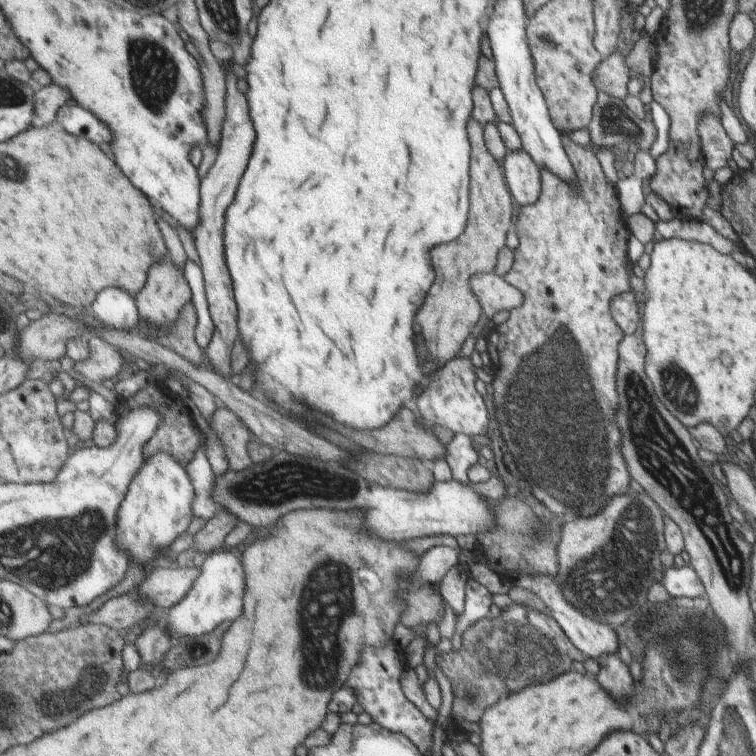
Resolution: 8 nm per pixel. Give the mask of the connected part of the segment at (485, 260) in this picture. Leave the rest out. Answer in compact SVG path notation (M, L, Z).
M467 120L467 136L471 144L469 158L469 216L467 216L467 232L459 236L459 240L439 244L435 248L435 272L439 272L439 280L435 280L435 288L431 288L431 296L427 296L427 304L423 304L423 312L419 312L421 334L425 336L427 352L437 360L454 358L461 348L463 340L479 320L481 308L473 294L469 292L467 280L475 272L485 272L483 268L493 268L499 249L505 244L505 232L511 222L511 197L503 182L504 172L499 164L487 152L481 140L481 124L475 120Z

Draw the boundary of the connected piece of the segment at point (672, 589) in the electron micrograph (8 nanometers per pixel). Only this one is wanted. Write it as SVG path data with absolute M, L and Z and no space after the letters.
M689 567L665 569L661 572L661 581L665 590L675 598L695 598L704 596L704 588L695 571Z

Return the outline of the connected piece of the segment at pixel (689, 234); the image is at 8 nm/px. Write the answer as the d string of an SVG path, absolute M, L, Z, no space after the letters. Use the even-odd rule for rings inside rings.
M673 217L667 222L655 219L654 227L663 239L705 243L719 254L730 255L733 252L739 252L742 248L740 241L729 240L715 232L708 224L700 221L682 220L678 217Z

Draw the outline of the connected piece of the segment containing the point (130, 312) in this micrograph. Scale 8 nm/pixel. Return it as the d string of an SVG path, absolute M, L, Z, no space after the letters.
M115 287L106 288L99 294L91 312L107 328L131 331L140 324L136 296Z

